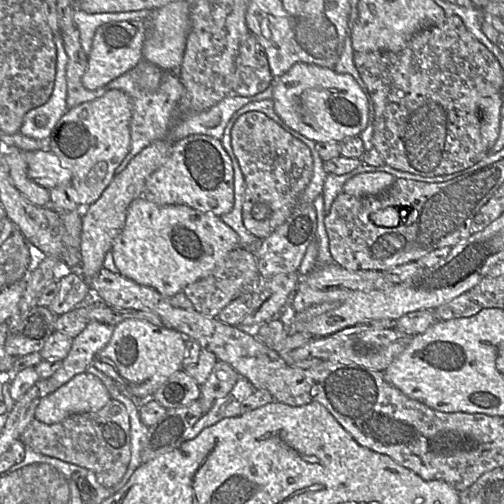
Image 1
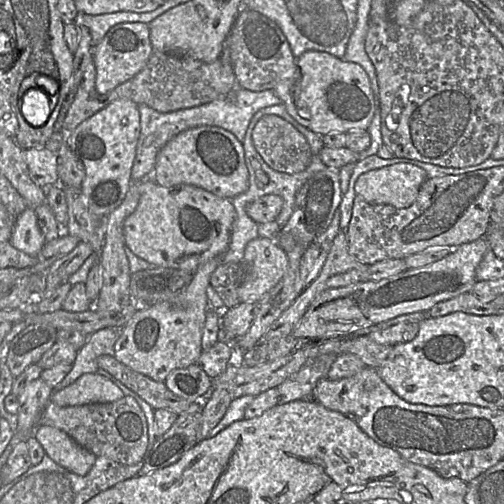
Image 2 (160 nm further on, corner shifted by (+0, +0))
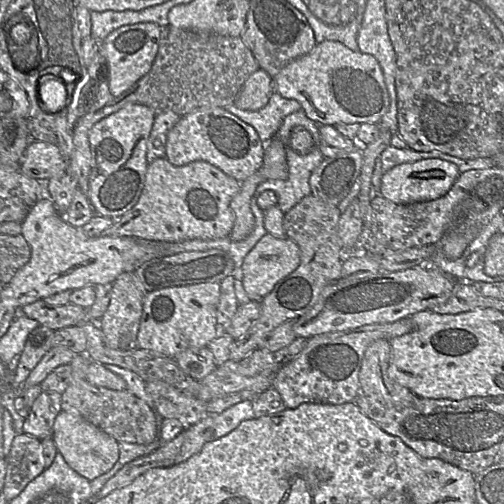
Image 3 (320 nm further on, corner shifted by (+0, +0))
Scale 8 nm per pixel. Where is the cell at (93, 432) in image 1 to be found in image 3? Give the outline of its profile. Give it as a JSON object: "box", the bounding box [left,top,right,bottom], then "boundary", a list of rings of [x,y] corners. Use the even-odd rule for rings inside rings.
{"box":[61,355,157,445],"boundary":[[[76,355],[70,363],[72,376],[69,386],[61,394],[62,411],[79,413],[118,443],[147,445],[157,439],[157,421],[150,407],[127,389],[116,391],[91,385],[86,378],[91,363],[94,362],[87,355]]]}

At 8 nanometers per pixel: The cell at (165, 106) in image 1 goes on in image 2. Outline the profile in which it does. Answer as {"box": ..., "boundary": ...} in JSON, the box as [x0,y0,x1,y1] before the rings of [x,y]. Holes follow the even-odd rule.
{"box":[131,88,281,182],"boundary":[[[235,88],[225,98],[217,99],[200,106],[167,113],[161,113],[147,105],[139,104],[140,135],[131,170],[132,182],[141,182],[141,180],[144,180],[148,176],[152,176],[158,153],[177,134],[199,126],[216,126],[231,132],[241,141],[246,135],[253,116],[260,109],[281,103],[281,99],[273,90],[253,92],[242,88]],[[233,94],[234,99],[232,99]]]}

